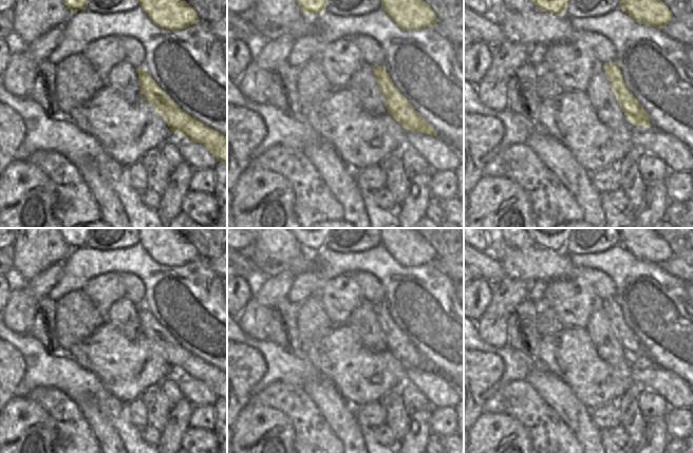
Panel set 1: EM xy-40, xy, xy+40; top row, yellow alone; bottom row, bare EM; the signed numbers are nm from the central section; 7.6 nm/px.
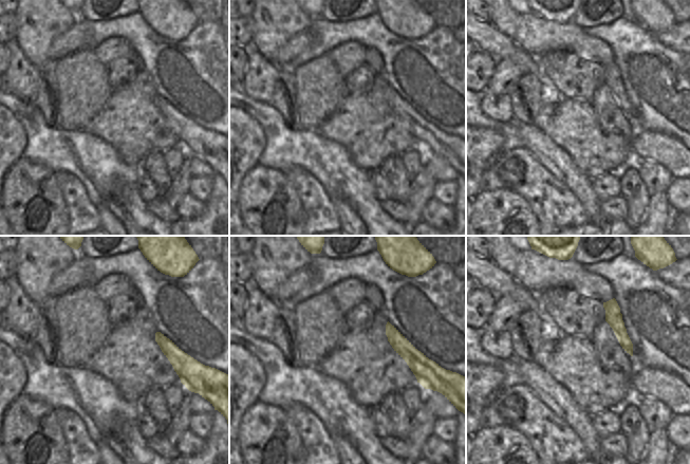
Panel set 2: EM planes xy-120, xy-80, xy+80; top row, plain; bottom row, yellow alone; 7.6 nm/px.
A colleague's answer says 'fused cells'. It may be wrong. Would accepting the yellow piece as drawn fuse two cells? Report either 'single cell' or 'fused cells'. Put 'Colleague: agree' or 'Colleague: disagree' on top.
Colleague: agree
fused cells

